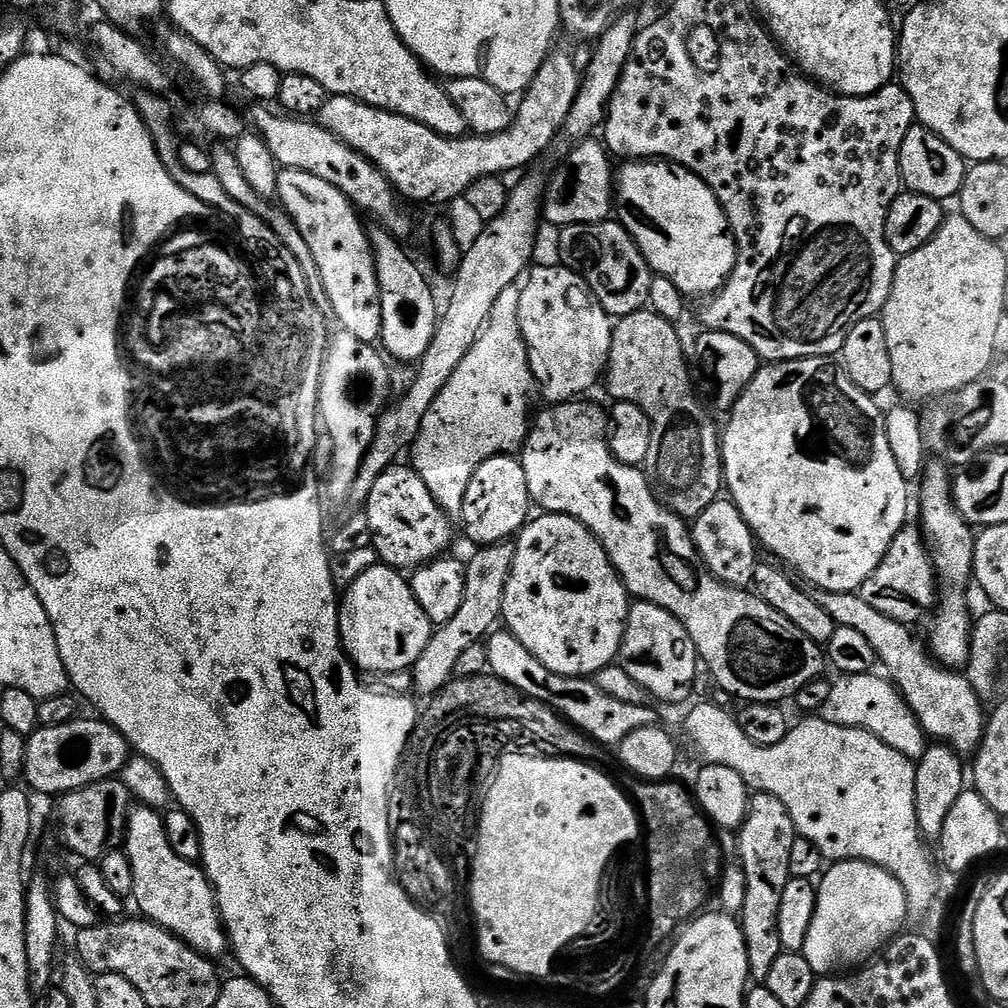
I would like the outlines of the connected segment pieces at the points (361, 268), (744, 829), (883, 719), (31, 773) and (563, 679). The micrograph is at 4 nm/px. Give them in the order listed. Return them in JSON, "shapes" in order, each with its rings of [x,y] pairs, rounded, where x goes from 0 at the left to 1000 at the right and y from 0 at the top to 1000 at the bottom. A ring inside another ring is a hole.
{"shapes":[[[[291,167],[276,173],[274,194],[277,205],[293,218],[296,228],[300,228],[300,236],[308,243],[308,252],[312,252],[312,260],[315,260],[315,272],[319,272],[321,294],[336,324],[351,331],[351,335],[372,342],[379,327],[373,258],[369,255],[365,226],[356,218],[358,215],[349,199],[327,185],[327,181],[319,181],[319,177],[312,177],[312,173]]],[[[751,786],[743,793],[742,806],[738,816],[732,822],[734,828],[734,850],[732,856],[738,861],[740,871],[740,893],[732,906],[734,922],[740,935],[740,950],[742,951],[742,966],[747,973],[758,974],[768,954],[776,945],[772,931],[772,898],[776,895],[776,886],[779,885],[784,867],[784,843],[788,840],[791,831],[790,820],[776,796],[759,786]]],[[[840,669],[830,672],[822,691],[813,701],[812,710],[817,715],[833,721],[849,721],[862,724],[871,733],[897,748],[912,755],[921,741],[921,732],[909,709],[893,689],[892,684],[882,674],[860,669]]],[[[72,712],[62,720],[41,720],[27,731],[23,773],[28,774],[27,781],[33,787],[72,786],[98,774],[118,771],[119,766],[127,759],[129,739],[116,722],[99,712],[79,713]]],[[[492,625],[483,632],[484,667],[493,671],[498,677],[518,685],[526,692],[538,696],[544,702],[549,702],[568,723],[586,732],[592,739],[607,738],[614,740],[629,724],[652,721],[651,706],[647,700],[638,698],[628,700],[622,696],[612,696],[605,692],[605,688],[597,688],[590,677],[573,671],[559,671],[550,669],[510,633],[510,629],[503,625]],[[497,626],[497,627],[496,627]],[[567,717],[567,718],[566,718]],[[595,737],[595,738],[594,738]]]]}

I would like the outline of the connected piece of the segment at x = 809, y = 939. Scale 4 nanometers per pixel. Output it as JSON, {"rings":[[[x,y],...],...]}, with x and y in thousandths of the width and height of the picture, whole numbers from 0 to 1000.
{"rings":[[[857,853],[830,854],[813,872],[808,915],[800,927],[797,948],[815,970],[842,963],[879,940],[894,926],[902,907],[895,877],[878,861]]]}

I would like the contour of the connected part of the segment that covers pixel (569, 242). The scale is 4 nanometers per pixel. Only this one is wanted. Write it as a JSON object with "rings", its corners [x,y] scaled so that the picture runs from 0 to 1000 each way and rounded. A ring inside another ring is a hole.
{"rings":[[[604,216],[592,222],[570,222],[555,227],[555,261],[578,276],[585,290],[607,315],[624,313],[644,301],[647,266],[619,223]]]}

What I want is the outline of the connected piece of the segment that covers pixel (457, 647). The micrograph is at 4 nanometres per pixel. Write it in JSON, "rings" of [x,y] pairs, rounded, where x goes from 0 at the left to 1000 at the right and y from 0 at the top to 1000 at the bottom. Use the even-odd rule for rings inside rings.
{"rings":[[[501,538],[485,544],[476,544],[462,560],[462,586],[458,588],[458,602],[446,617],[436,620],[430,626],[419,653],[407,664],[407,672],[417,687],[432,688],[450,672],[450,661],[465,641],[477,638],[497,618],[498,597],[502,589],[502,577],[512,549],[511,539]],[[492,619],[492,620],[491,620]]]}

